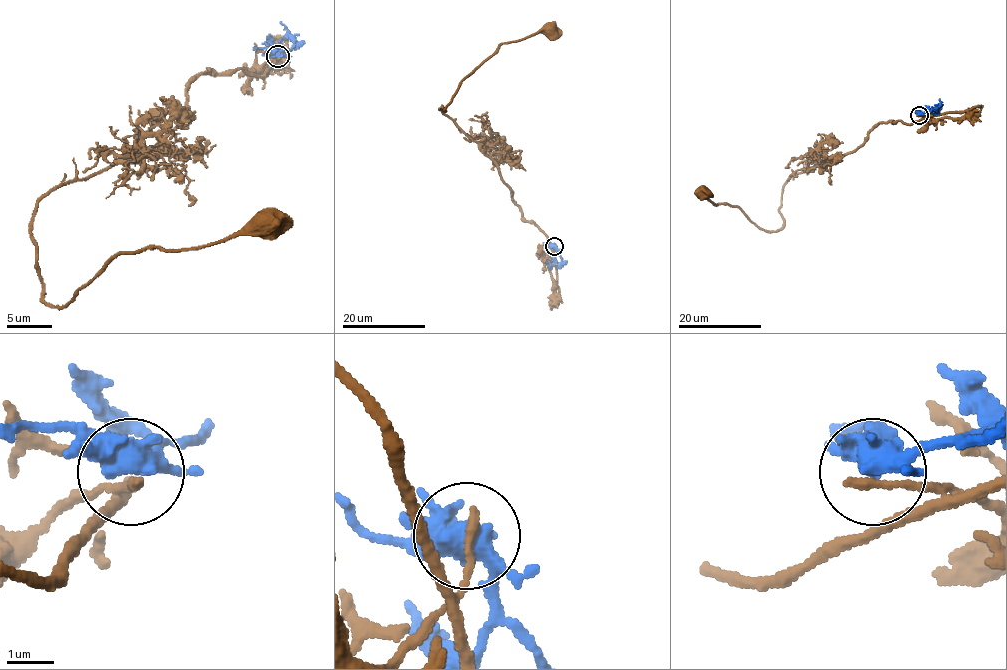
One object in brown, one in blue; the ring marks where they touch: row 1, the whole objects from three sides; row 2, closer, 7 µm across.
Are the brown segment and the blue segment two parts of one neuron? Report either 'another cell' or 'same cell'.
another cell

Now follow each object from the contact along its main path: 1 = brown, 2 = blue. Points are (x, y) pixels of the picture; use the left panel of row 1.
1: (278, 58), (202, 71), (158, 145), (37, 203), (41, 297), (267, 221)
2: (278, 56), (294, 44), (280, 22)

